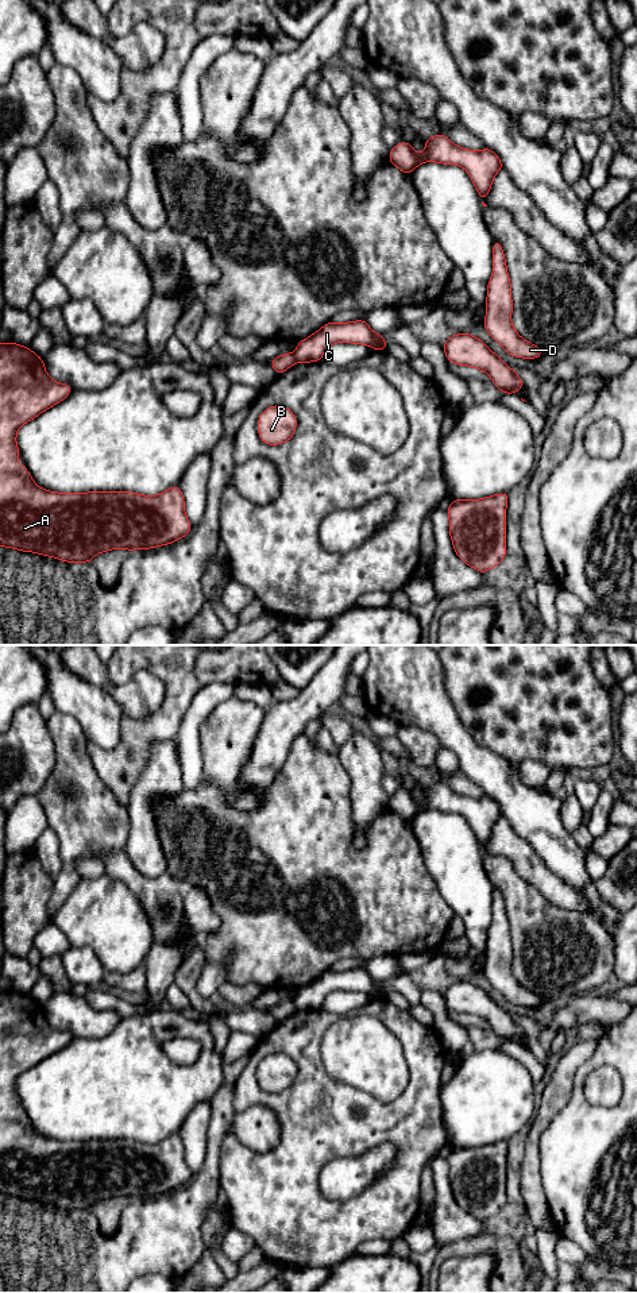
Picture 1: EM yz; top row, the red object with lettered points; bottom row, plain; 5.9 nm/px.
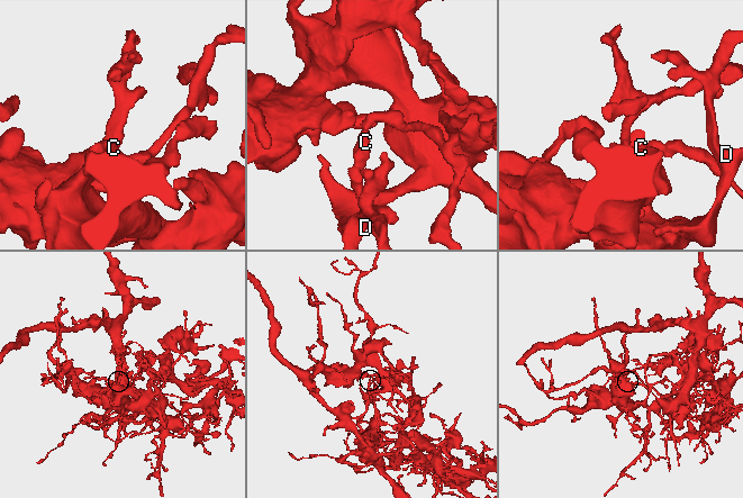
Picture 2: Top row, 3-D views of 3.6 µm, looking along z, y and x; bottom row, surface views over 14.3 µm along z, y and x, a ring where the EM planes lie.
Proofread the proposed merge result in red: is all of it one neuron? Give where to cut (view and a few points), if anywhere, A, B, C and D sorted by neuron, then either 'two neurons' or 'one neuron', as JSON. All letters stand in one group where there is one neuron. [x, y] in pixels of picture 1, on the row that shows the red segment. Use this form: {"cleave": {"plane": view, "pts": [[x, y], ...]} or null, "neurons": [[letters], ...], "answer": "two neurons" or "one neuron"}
{"cleave": {"plane": "yz", "pts": [[292, 354], [296, 362]]}, "neurons": [["A", "B", "D"], ["C"]], "answer": "two neurons"}

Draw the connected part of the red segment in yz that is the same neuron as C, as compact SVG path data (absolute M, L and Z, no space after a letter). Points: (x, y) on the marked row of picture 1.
M366 320L350 323L331 321L308 339L298 341L293 354L296 363L320 362L325 350L336 343L363 344L377 351L386 351L387 347L383 335L375 333Z

